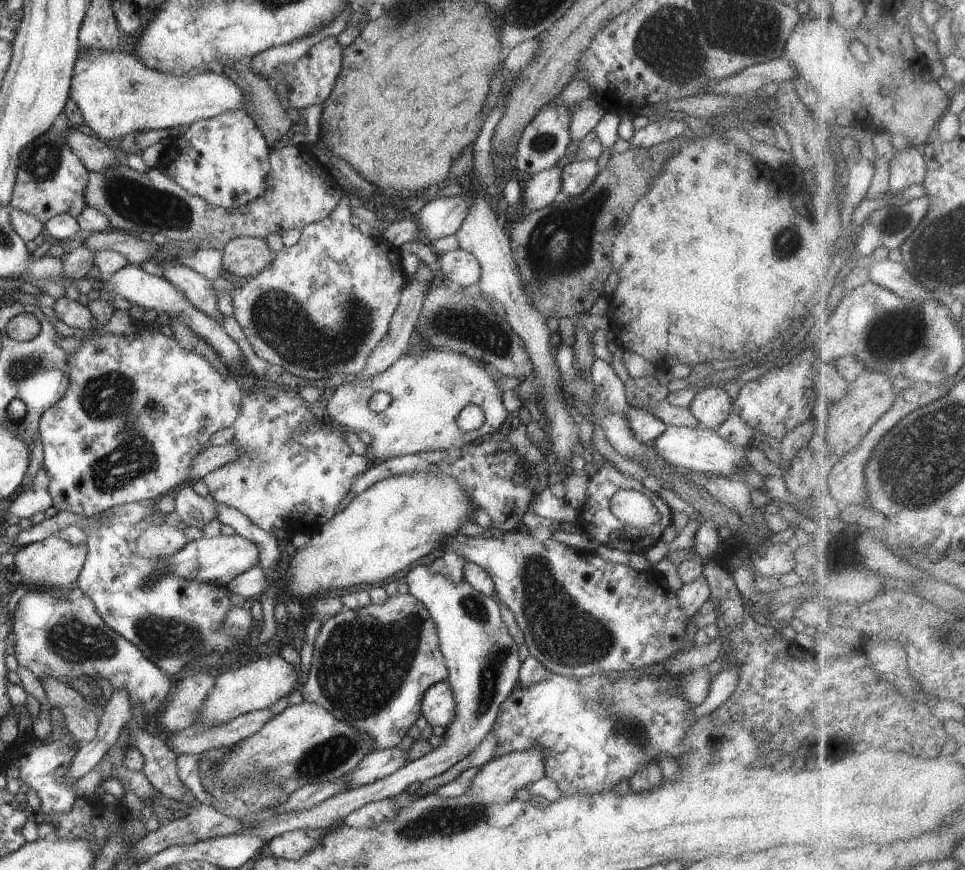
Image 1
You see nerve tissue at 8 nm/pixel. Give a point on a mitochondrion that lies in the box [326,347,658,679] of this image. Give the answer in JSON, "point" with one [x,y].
{"point":[563,630]}

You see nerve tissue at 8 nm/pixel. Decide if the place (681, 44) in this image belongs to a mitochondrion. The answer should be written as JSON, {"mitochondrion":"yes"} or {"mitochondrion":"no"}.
{"mitochondrion":"yes"}

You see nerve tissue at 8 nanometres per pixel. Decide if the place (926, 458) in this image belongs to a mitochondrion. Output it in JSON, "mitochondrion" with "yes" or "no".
{"mitochondrion":"yes"}

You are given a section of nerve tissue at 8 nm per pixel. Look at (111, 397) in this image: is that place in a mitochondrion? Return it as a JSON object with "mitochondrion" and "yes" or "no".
{"mitochondrion":"yes"}

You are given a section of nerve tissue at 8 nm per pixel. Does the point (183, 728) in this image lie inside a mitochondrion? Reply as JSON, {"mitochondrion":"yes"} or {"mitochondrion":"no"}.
{"mitochondrion":"no"}

